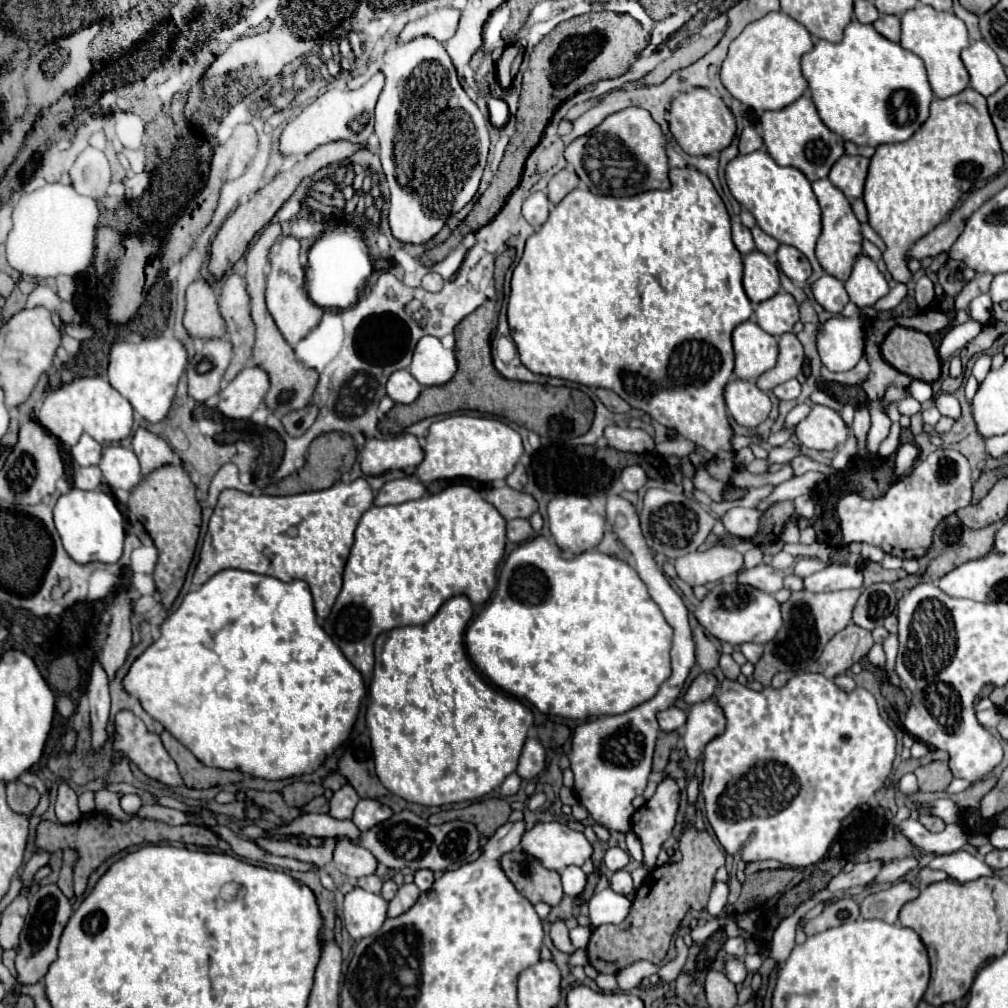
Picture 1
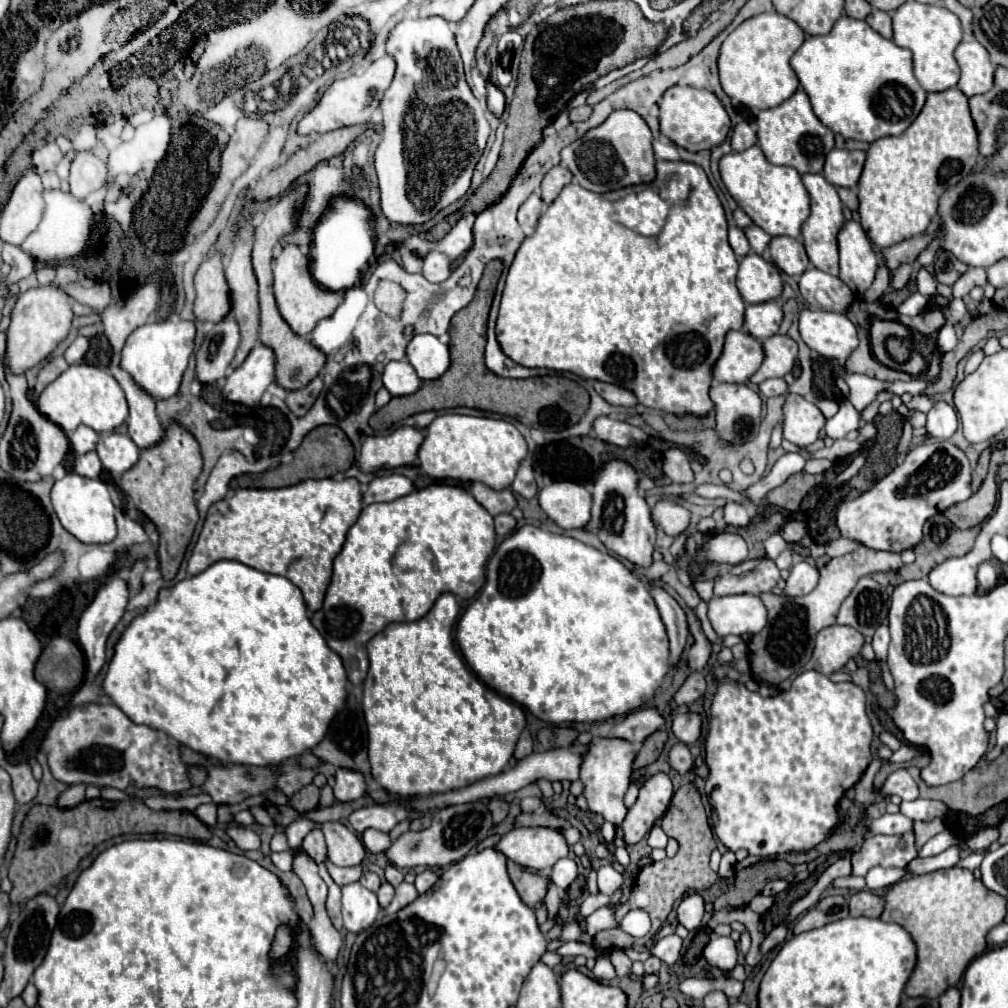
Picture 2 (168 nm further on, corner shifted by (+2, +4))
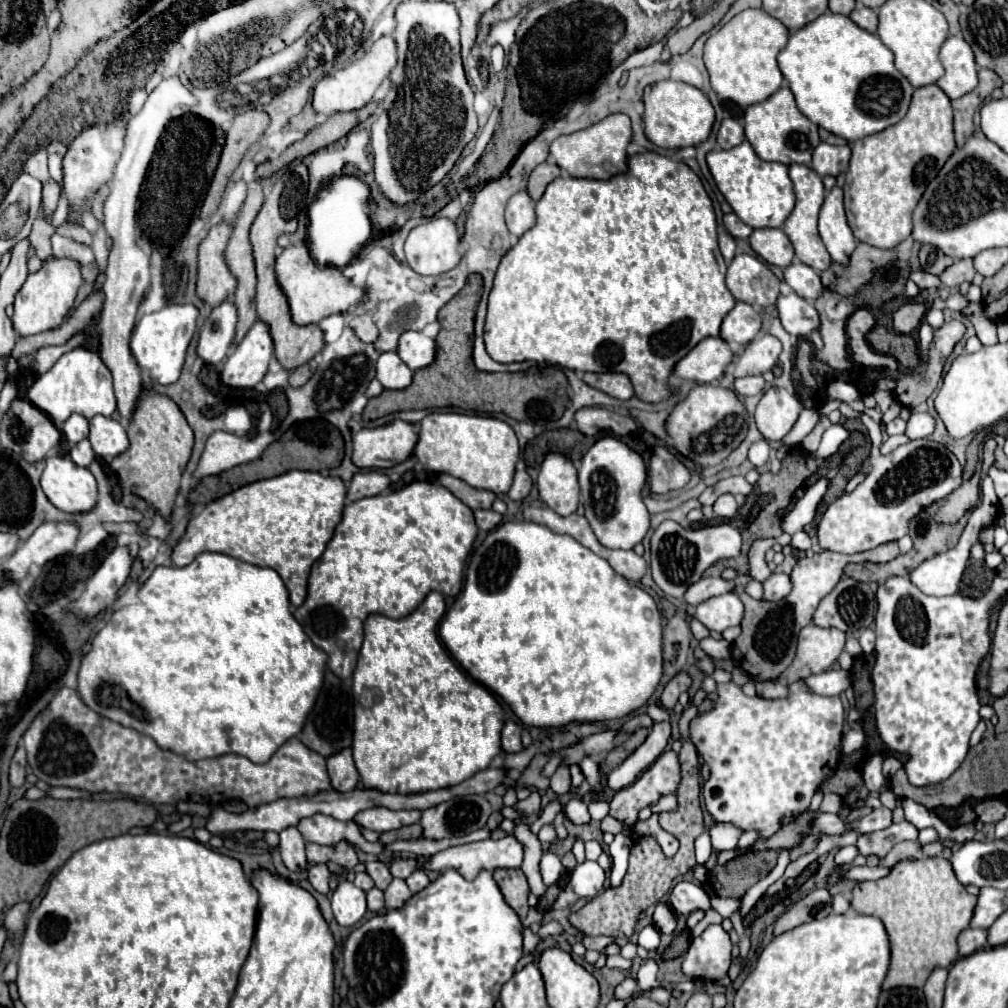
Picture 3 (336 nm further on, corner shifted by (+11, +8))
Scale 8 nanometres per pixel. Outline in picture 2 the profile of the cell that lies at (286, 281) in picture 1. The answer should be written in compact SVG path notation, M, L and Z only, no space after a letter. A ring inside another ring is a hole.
M286 245L274 259L274 295L284 321L300 337L308 337L312 329L318 325L318 321L330 317L344 299L342 293L328 291L314 283L310 273L310 259L298 249L298 245Z

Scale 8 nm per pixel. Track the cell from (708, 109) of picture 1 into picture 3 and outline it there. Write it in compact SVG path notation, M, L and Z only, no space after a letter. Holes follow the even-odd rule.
M665 79L649 87L649 93L645 95L643 123L645 123L647 139L657 147L683 149L707 141L715 123L715 111L707 95L697 87Z

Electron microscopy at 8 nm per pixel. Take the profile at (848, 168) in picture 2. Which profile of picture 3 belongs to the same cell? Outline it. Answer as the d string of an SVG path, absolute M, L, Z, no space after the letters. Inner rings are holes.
M819 143L813 151L811 169L817 171L821 177L827 177L827 175L837 177L849 169L849 159L851 159L849 145L835 147L829 143Z

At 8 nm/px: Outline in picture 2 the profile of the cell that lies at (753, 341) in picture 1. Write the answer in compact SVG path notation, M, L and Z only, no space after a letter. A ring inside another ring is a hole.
M730 331L726 335L722 355L712 367L712 379L720 383L744 383L756 373L764 359L762 345L744 331Z

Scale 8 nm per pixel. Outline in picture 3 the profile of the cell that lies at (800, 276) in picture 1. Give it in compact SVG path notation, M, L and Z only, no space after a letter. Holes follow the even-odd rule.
M755 229L749 243L757 255L777 267L791 265L795 251L783 229Z

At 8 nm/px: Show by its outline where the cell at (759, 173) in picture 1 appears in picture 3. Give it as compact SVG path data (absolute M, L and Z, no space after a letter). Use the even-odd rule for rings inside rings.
M743 141L733 149L713 149L707 153L707 165L719 191L725 195L727 203L743 223L751 225L753 229L783 227L783 221L795 207L795 191L789 179L789 171L783 163L761 161L755 155L751 143Z

